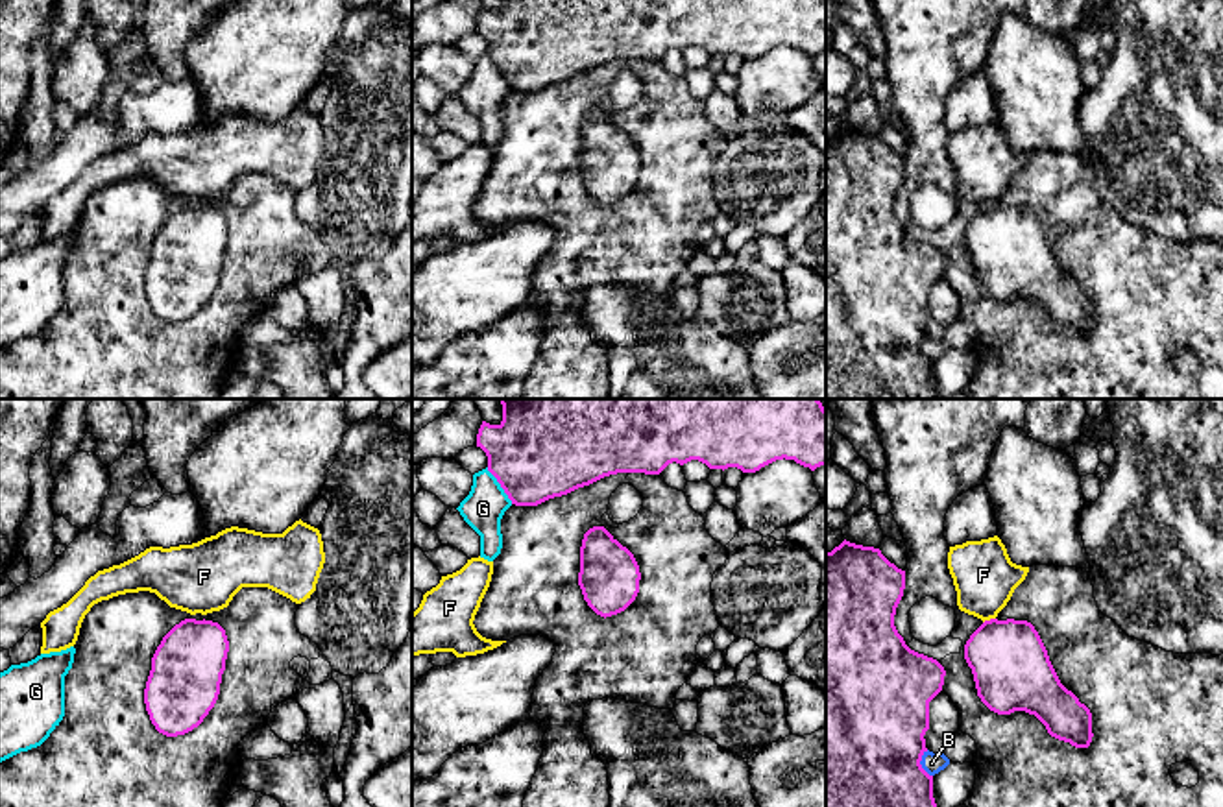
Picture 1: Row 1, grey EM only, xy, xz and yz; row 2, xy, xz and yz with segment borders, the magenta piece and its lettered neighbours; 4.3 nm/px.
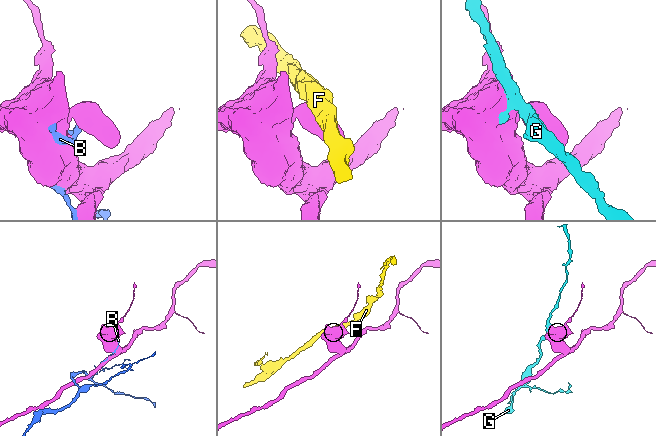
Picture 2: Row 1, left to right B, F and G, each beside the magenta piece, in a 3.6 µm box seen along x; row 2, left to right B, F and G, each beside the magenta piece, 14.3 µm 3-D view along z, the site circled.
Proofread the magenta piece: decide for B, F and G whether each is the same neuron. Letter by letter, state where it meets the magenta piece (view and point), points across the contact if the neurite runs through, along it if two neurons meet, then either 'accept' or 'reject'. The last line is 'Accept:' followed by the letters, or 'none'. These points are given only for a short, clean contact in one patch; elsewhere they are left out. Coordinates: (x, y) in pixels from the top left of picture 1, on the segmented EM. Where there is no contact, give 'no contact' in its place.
B: contact yz (919, 763); reject
F: contact yz (991, 619); border yz (994, 617), (983, 623); reject
G: contact xz (501, 486); reject
Accept: none

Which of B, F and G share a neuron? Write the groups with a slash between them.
B / F / G

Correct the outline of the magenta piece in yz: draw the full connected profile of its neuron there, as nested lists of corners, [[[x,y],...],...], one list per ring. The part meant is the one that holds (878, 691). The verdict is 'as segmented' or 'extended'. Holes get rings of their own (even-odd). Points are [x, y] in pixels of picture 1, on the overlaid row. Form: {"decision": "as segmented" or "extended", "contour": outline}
{"decision": "as segmented", "contour": [[[842,541],[826,552],[826,807],[937,807],[933,776],[920,761],[927,752],[929,702],[942,691],[944,667],[911,650],[894,626],[905,571],[879,548]]]}

